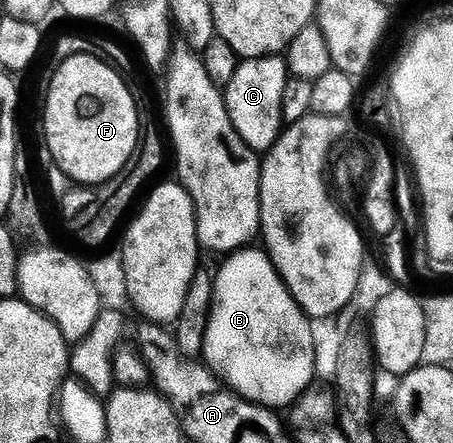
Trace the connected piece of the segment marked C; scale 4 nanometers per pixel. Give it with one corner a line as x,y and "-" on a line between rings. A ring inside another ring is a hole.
268,55
266,59
246,59
238,62
235,77
231,77
229,86
224,88
223,94
231,125
251,150
267,153
281,136
283,89
290,78
289,66
281,55

